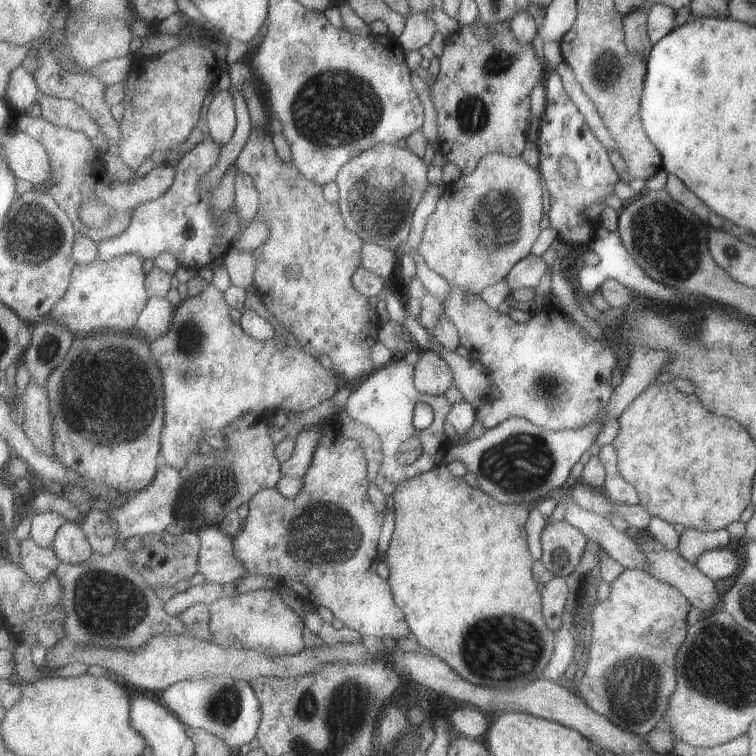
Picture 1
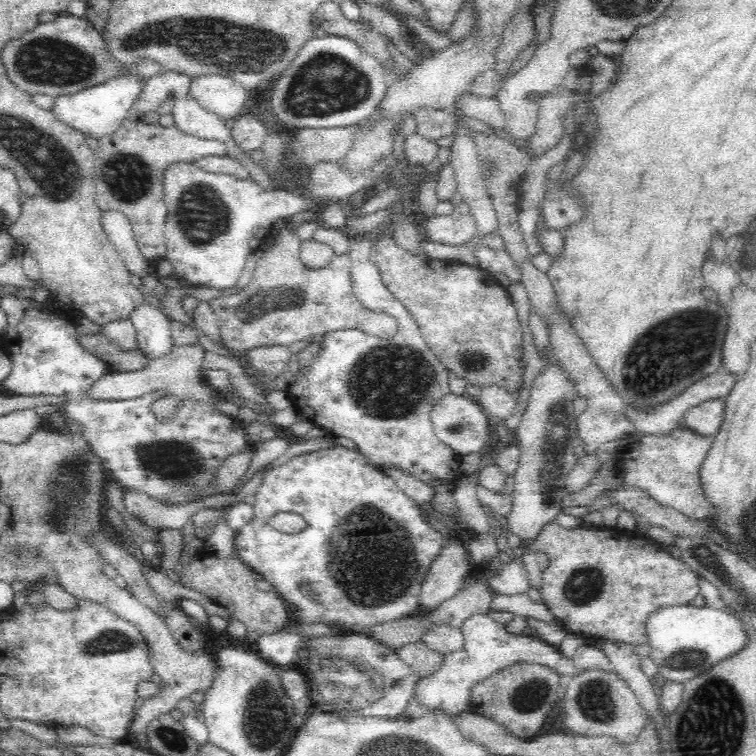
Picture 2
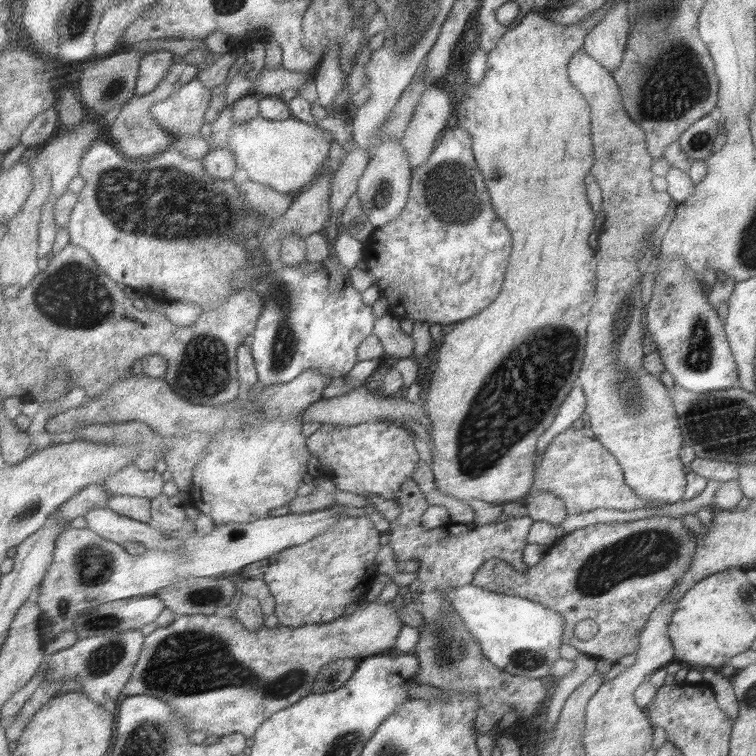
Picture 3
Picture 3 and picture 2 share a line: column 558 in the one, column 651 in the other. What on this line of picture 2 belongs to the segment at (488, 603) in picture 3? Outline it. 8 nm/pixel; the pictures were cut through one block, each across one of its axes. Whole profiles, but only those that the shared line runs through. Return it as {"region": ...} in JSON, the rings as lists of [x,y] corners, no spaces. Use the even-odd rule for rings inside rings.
{"region":[[[664,606],[654,610],[646,620],[650,660],[658,666],[658,678],[664,682],[688,682],[704,674],[716,662],[730,658],[746,646],[746,628],[740,618],[724,606]]]}

